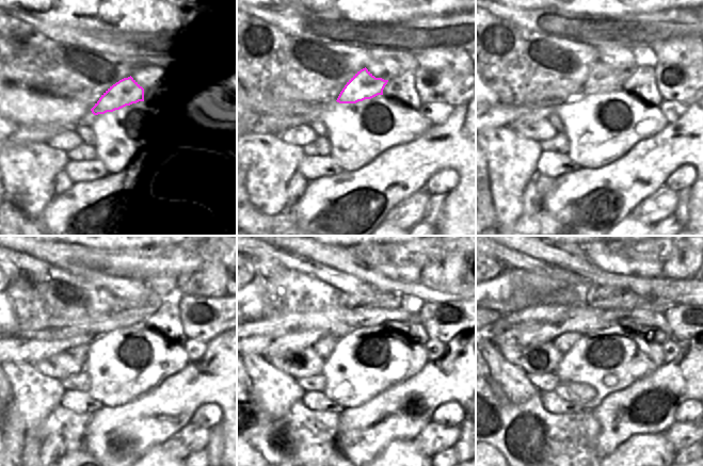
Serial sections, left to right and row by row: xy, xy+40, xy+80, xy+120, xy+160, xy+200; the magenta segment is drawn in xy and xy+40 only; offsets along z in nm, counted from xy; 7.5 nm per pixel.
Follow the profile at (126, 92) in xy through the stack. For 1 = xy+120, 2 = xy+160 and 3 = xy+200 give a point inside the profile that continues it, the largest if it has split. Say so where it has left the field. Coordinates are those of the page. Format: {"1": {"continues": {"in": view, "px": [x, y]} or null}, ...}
{"1": {"continues": {"in": "xy+120", "px": [149, 304]}}, "2": {"continues": {"in": "xy+160", "px": [387, 300]}}, "3": {"continues": {"in": "xy+200", "px": [594, 295]}}}

